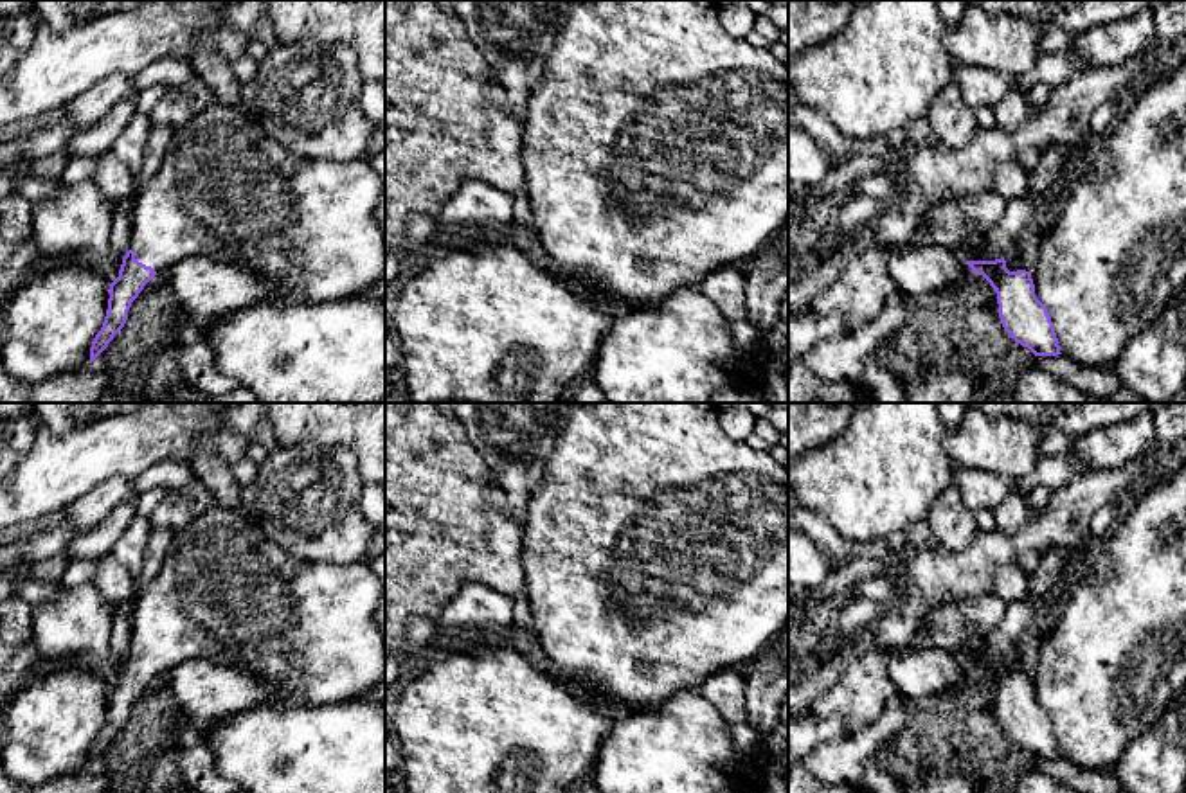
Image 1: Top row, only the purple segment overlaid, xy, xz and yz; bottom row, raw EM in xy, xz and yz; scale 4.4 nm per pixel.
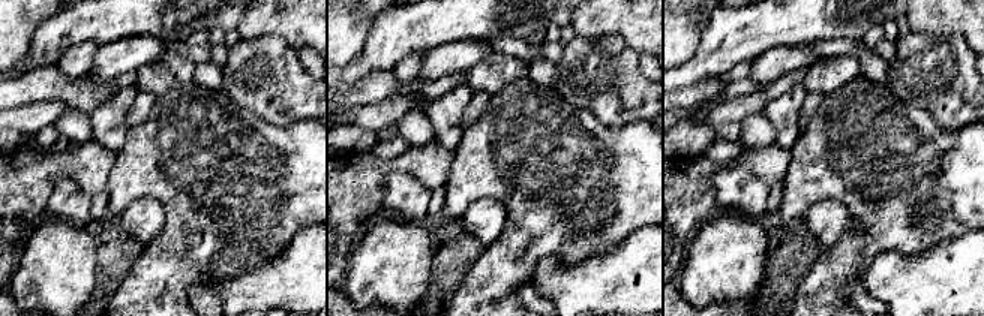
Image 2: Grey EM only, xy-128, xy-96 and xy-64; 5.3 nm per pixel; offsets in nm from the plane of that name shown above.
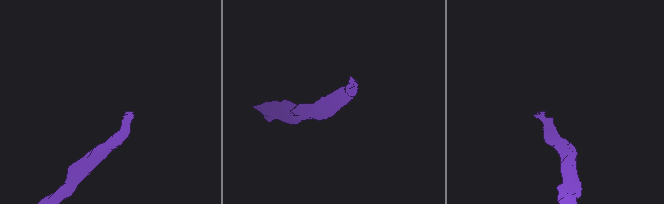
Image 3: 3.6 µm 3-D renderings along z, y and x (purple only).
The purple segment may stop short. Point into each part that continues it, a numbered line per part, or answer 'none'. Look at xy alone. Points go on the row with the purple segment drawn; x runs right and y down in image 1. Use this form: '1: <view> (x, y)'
1: xy (225, 189)

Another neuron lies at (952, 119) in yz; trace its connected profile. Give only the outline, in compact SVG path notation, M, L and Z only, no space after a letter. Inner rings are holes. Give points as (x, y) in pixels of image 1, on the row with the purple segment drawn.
M956 85L934 97L925 117L938 140L952 149L965 146L979 129L974 108Z

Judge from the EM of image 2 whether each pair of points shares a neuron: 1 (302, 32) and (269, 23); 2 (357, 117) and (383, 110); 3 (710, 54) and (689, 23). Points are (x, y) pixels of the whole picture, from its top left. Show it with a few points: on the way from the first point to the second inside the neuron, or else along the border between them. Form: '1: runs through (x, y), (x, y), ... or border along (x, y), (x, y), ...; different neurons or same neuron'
1: runs through (294, 24), (276, 23); same neuron
2: runs through (363, 117), (377, 116); same neuron
3: border along (710, 15), (696, 50), (678, 66); different neurons

